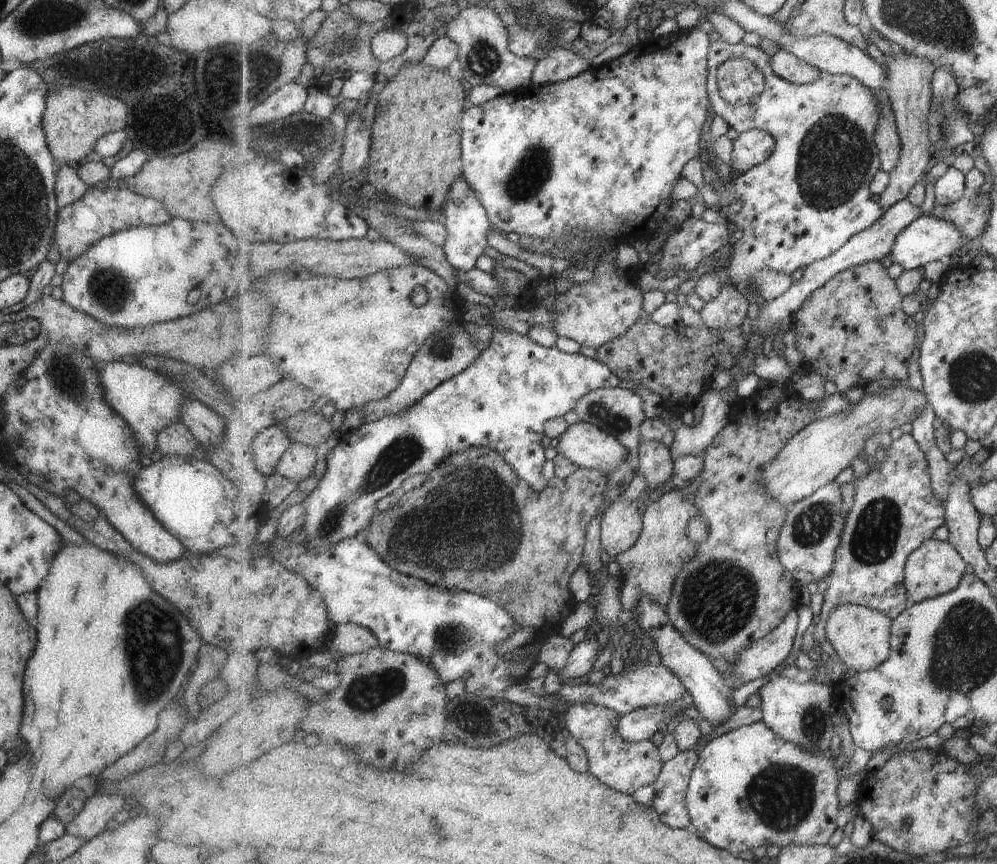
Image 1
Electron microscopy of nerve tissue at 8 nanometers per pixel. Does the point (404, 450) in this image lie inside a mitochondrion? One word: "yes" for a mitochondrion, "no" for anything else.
yes

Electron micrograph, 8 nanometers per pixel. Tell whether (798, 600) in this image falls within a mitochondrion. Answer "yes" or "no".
no

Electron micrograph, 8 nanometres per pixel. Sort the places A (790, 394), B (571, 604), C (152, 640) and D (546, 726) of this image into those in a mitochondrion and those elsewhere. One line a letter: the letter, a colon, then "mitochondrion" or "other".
A: other
B: other
C: mitochondrion
D: other

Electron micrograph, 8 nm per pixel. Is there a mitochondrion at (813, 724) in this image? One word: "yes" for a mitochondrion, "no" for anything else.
yes

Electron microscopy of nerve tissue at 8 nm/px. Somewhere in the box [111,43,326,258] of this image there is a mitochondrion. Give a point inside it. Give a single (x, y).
(247, 74)

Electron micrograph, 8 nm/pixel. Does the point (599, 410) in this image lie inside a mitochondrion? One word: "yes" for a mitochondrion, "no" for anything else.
yes

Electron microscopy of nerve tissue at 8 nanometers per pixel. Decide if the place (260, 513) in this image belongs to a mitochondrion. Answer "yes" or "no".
no

